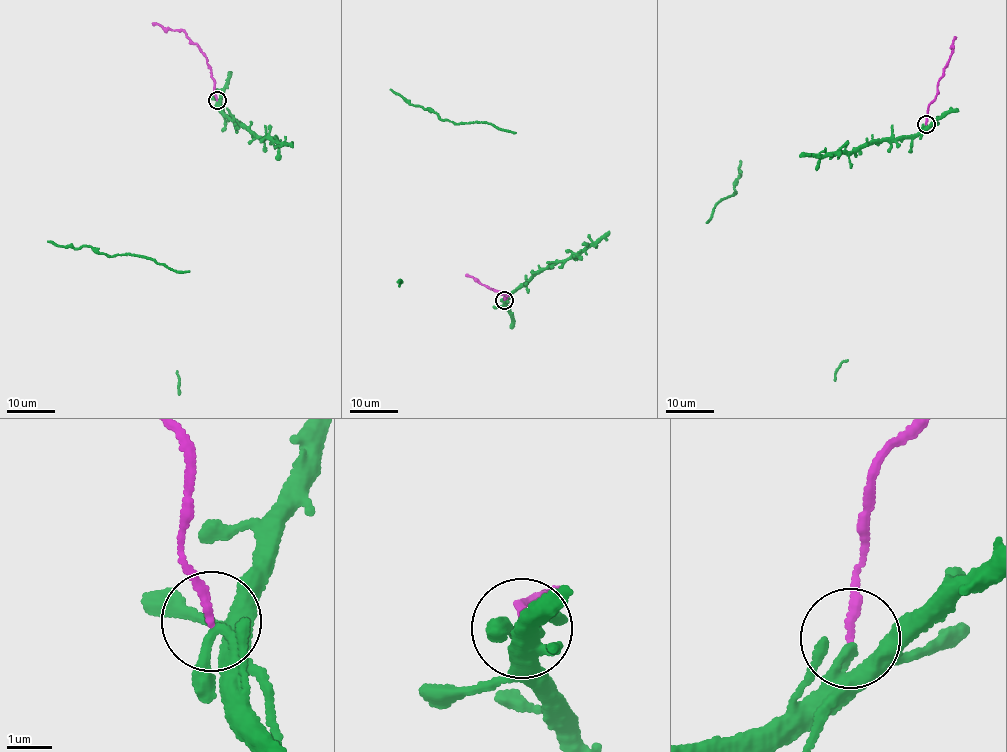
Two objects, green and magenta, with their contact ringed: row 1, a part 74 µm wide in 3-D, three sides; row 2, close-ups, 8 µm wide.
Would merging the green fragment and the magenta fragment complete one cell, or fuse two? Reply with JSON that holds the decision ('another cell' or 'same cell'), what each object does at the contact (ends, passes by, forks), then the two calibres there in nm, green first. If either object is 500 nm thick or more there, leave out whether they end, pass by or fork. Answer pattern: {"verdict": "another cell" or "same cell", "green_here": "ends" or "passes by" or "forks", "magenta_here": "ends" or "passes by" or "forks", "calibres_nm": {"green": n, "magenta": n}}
{"verdict": "another cell", "green_here": "ends", "magenta_here": "ends", "calibres_nm": {"green": 280, "magenta": 180}}

